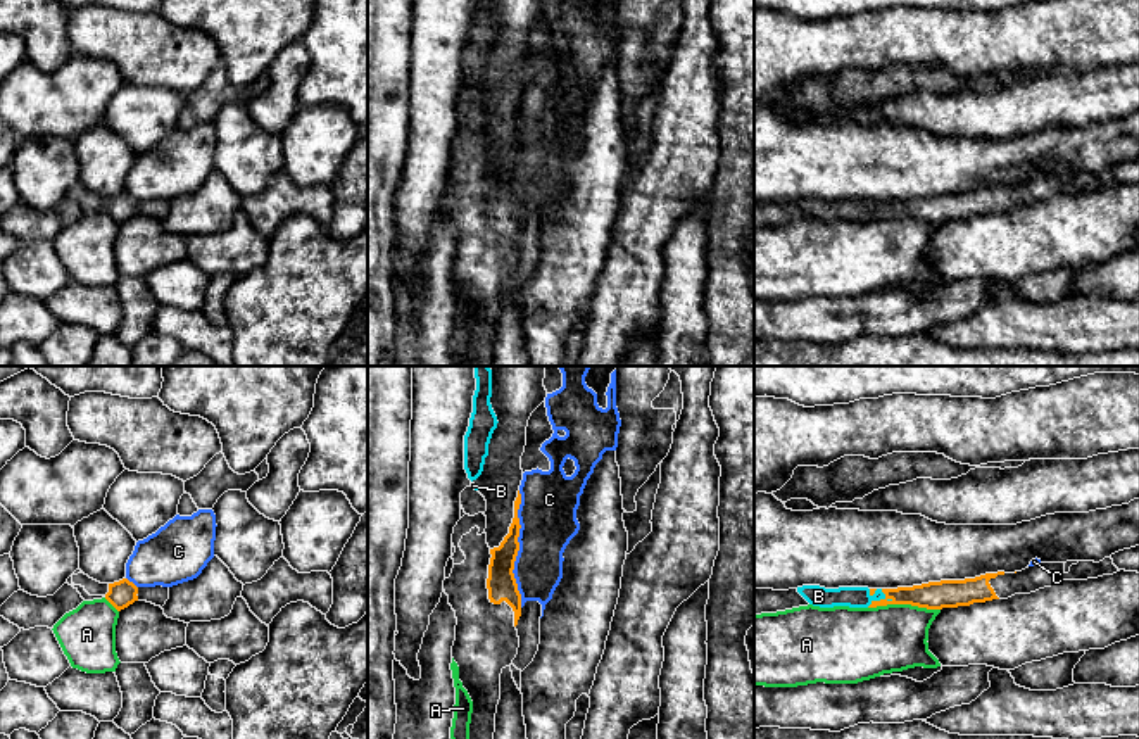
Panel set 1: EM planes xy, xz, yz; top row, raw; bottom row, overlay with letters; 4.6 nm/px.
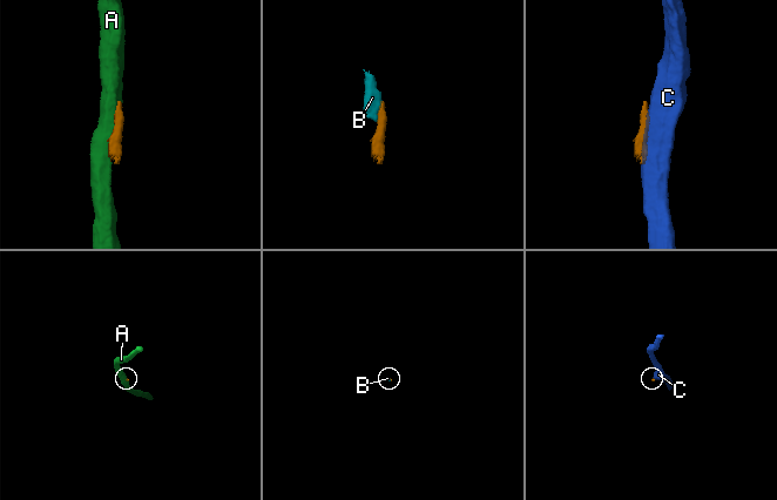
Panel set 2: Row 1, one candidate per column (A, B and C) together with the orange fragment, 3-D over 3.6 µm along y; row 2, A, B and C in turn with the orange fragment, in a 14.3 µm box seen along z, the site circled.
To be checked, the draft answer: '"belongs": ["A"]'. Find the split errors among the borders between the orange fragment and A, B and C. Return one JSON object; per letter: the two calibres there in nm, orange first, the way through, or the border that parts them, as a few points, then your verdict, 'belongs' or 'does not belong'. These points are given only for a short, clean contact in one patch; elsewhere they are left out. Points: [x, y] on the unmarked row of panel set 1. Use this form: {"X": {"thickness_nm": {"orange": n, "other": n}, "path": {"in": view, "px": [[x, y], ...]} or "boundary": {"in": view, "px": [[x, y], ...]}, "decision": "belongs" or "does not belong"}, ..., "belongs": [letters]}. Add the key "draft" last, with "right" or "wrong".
{"A": {"thickness_nm": {"orange": 130, "other": 320}, "decision": "does not belong"}, "B": {"thickness_nm": {"orange": 130, "other": 100}, "path": {"in": "yz", "px": [[934, 208], [880, 213], [844, 209]]}, "decision": "belongs"}, "C": {"thickness_nm": {"orange": 140, "other": 280}, "decision": "does not belong"}, "belongs": ["B"], "draft": "wrong"}

